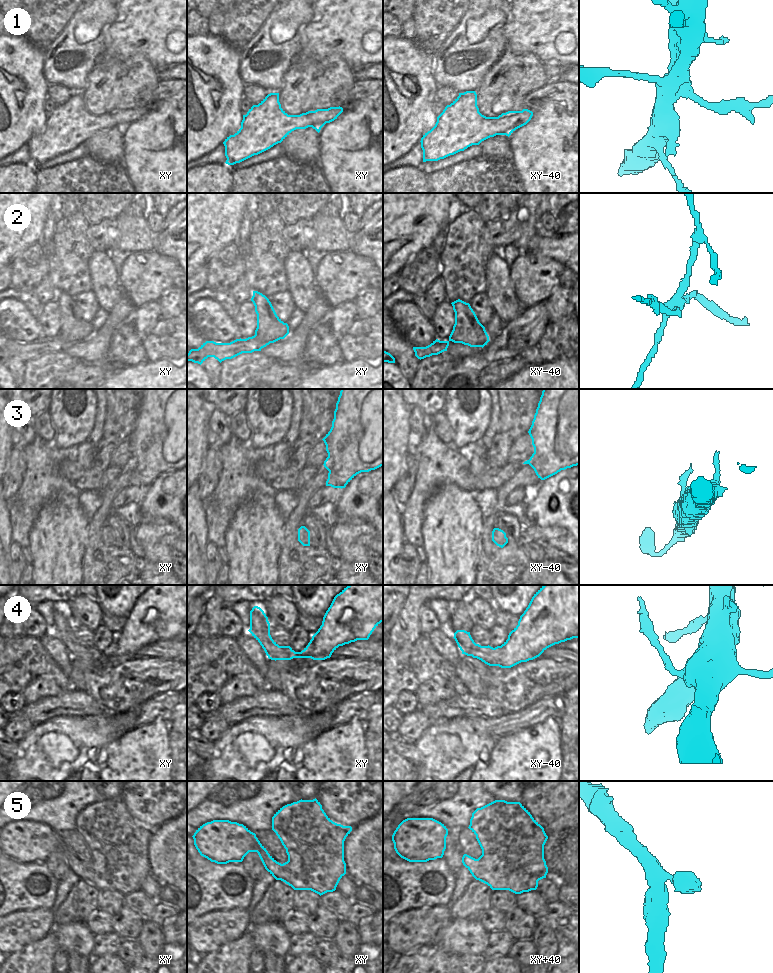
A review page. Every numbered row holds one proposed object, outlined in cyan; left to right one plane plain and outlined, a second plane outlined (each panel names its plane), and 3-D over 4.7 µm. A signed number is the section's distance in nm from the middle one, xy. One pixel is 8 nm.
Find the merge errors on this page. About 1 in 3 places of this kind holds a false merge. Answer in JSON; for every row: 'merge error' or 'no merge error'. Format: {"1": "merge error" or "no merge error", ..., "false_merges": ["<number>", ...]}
{"1": "merge error", "2": "merge error", "3": "no merge error", "4": "merge error", "5": "no merge error", "false_merges": ["1", "2", "4"]}

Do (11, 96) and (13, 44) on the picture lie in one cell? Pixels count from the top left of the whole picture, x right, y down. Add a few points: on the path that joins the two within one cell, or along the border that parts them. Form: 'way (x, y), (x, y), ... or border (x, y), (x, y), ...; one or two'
way (24, 108), (31, 87), (16, 65); one

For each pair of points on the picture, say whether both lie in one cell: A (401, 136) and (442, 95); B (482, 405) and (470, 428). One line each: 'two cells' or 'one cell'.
A: two cells
B: one cell

